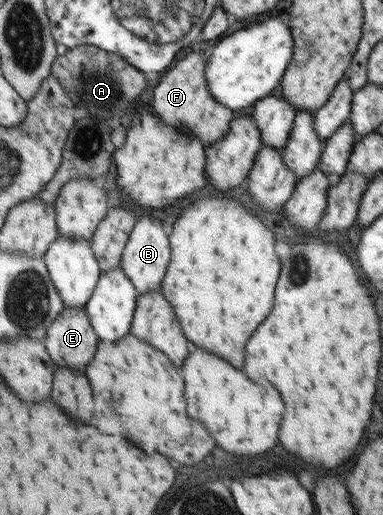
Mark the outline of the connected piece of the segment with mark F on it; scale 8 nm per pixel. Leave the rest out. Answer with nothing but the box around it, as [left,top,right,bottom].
[150,51,234,147]

